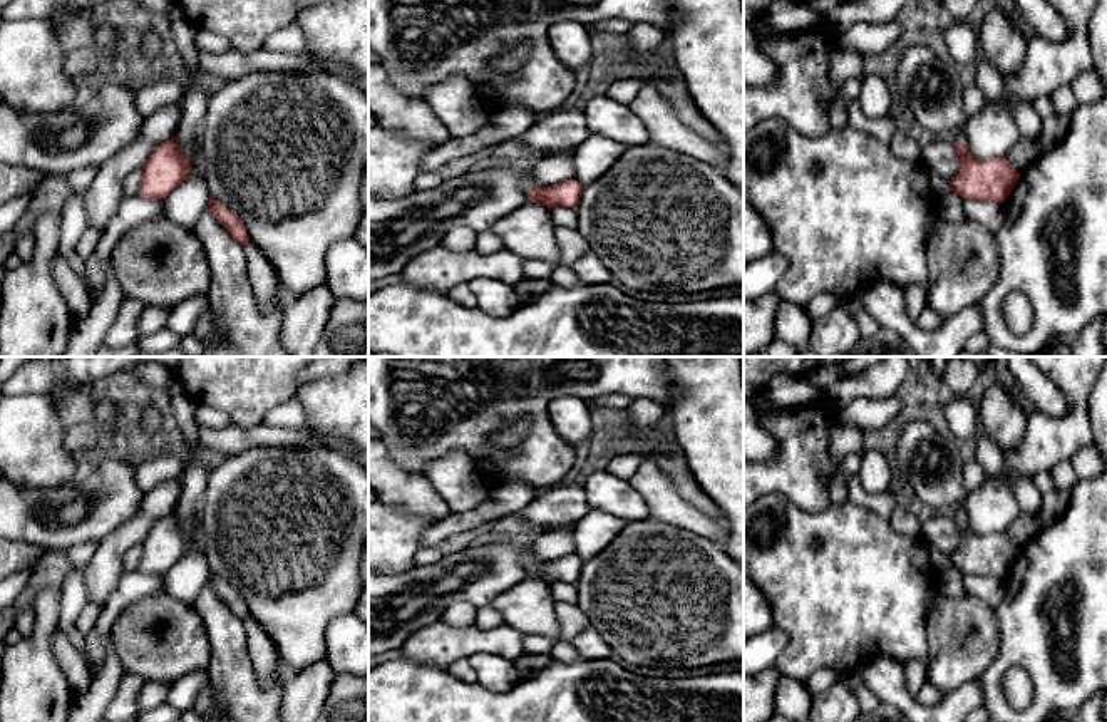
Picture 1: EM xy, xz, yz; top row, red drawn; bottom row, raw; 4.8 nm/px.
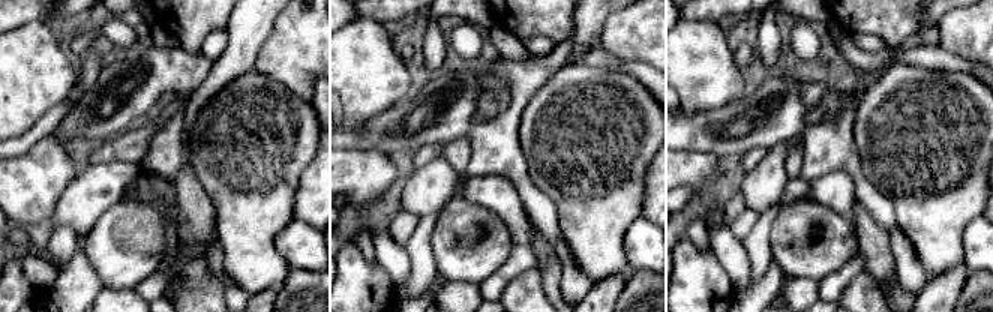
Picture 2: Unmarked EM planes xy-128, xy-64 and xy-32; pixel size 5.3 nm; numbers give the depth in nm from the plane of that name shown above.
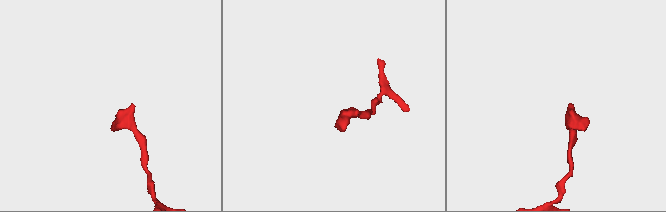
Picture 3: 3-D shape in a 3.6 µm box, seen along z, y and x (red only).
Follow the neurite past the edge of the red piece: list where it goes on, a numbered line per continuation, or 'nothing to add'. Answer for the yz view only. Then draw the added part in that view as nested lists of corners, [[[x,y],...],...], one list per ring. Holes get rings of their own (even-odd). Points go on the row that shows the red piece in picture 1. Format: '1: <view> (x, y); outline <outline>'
nothing to add

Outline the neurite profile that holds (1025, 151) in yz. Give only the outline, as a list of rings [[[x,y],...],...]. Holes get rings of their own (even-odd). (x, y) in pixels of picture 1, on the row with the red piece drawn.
[[[1022,136],[1012,147],[1007,159],[1022,174],[1042,154],[1040,139],[1028,139]]]

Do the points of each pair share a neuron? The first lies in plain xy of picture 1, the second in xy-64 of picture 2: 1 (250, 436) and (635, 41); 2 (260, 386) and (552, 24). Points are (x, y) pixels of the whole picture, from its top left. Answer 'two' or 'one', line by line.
1: two
2: one

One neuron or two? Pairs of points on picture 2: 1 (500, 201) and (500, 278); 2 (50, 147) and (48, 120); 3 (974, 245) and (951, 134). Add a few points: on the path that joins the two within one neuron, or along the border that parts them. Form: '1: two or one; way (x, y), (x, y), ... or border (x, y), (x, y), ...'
1: one; way (518, 221), (521, 227), (519, 260)
2: two; border (50, 134), (39, 138), (20, 155)
3: two; border (977, 216), (963, 231), (962, 257)

